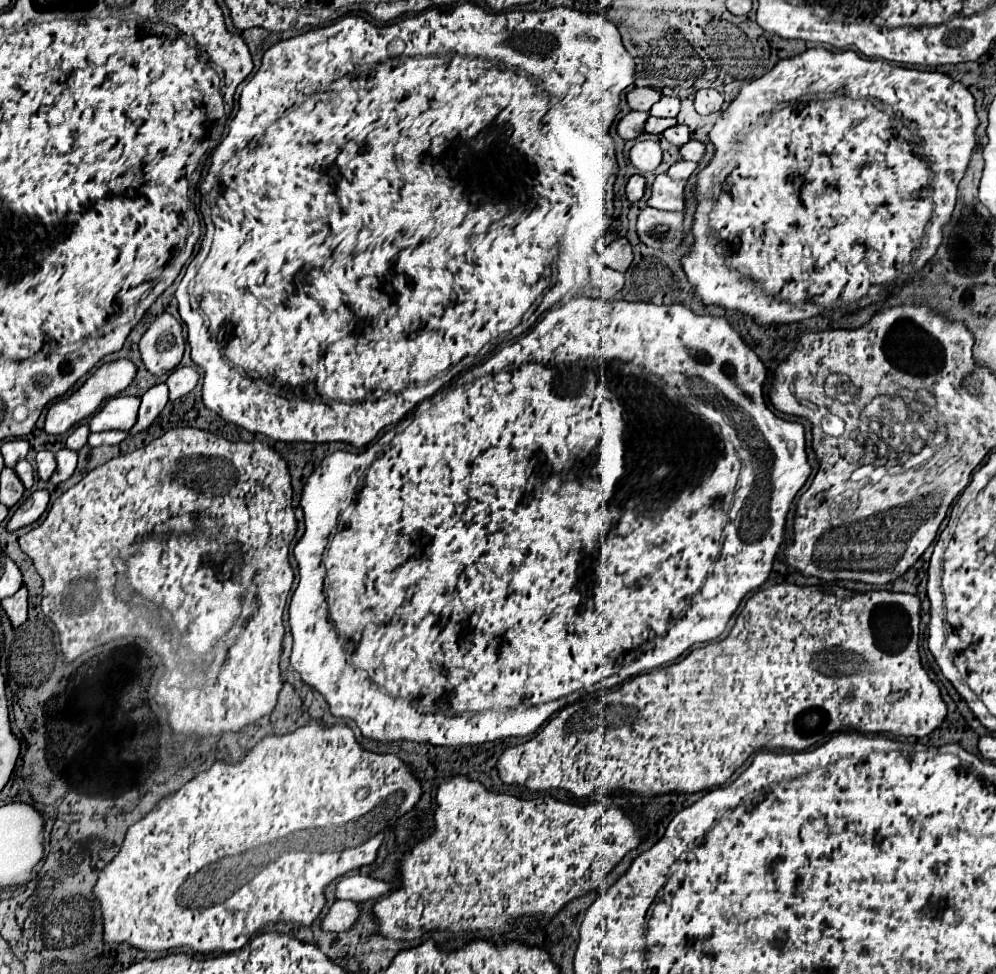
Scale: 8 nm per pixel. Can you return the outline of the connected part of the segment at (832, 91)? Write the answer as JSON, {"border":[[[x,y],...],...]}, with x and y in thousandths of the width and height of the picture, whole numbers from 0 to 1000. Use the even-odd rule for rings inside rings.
{"border":[[[817,48],[817,50],[809,50],[803,56],[783,61],[769,77],[753,83],[749,89],[743,91],[739,102],[731,106],[731,110],[723,116],[721,124],[711,137],[717,149],[717,161],[701,178],[701,184],[699,184],[699,192],[697,192],[699,219],[695,227],[697,247],[691,254],[693,258],[685,264],[685,276],[689,280],[691,291],[697,295],[697,303],[703,305],[707,315],[721,313],[727,317],[743,319],[745,323],[753,325],[761,336],[793,334],[797,330],[823,323],[827,319],[838,321],[836,325],[835,323],[831,325],[839,330],[850,322],[848,319],[857,319],[857,317],[861,319],[869,313],[890,309],[900,293],[904,293],[906,289],[920,286],[924,276],[940,262],[940,254],[944,254],[948,229],[956,225],[956,217],[960,210],[962,188],[972,174],[976,155],[980,151],[980,130],[984,124],[982,124],[978,106],[980,102],[972,93],[972,89],[966,87],[964,83],[958,83],[952,75],[922,73],[914,69],[896,67],[892,63],[873,63],[853,50],[835,54],[827,48]],[[811,98],[817,98],[817,102],[825,102],[829,98],[837,98],[837,100],[829,104],[813,104]]]}

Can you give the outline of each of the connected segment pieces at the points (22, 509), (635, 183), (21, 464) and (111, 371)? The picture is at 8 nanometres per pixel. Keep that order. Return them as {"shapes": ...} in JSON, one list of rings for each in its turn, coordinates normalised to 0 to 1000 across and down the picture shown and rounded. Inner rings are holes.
{"shapes":[[[[46,502],[34,504],[30,510],[26,510],[20,516],[20,521],[16,523],[16,527],[8,535],[8,545],[16,545],[20,541],[26,541],[26,539],[34,537],[46,525],[48,514],[50,514],[50,506]]],[[[635,180],[631,190],[629,190],[629,202],[637,208],[647,200],[647,182],[645,180]]],[[[26,471],[19,473],[14,483],[18,490],[20,490],[25,502],[30,502],[34,496],[35,488],[35,483],[30,475]]],[[[116,369],[116,371],[108,371],[104,375],[98,377],[98,381],[88,387],[88,391],[76,399],[68,410],[64,412],[56,412],[50,420],[48,420],[48,426],[46,426],[46,434],[44,434],[44,443],[50,445],[50,447],[62,447],[66,445],[72,436],[76,436],[78,432],[90,428],[96,424],[96,420],[102,416],[102,412],[110,410],[110,408],[116,408],[118,403],[122,403],[135,389],[137,389],[137,381],[139,377],[135,375],[135,371],[131,369]]]]}

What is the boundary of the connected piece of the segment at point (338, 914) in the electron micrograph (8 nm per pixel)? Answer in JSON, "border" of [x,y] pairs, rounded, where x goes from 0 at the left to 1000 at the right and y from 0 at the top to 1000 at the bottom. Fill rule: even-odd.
{"border":[[[337,925],[331,937],[325,941],[323,952],[327,956],[351,956],[361,941],[361,929],[355,925]]]}

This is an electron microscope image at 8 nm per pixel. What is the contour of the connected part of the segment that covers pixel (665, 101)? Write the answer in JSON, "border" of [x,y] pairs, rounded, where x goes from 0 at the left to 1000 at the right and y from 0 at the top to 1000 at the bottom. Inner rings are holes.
{"border":[[[665,100],[661,106],[655,108],[653,118],[657,118],[657,120],[679,120],[681,114],[683,114],[683,102]]]}

